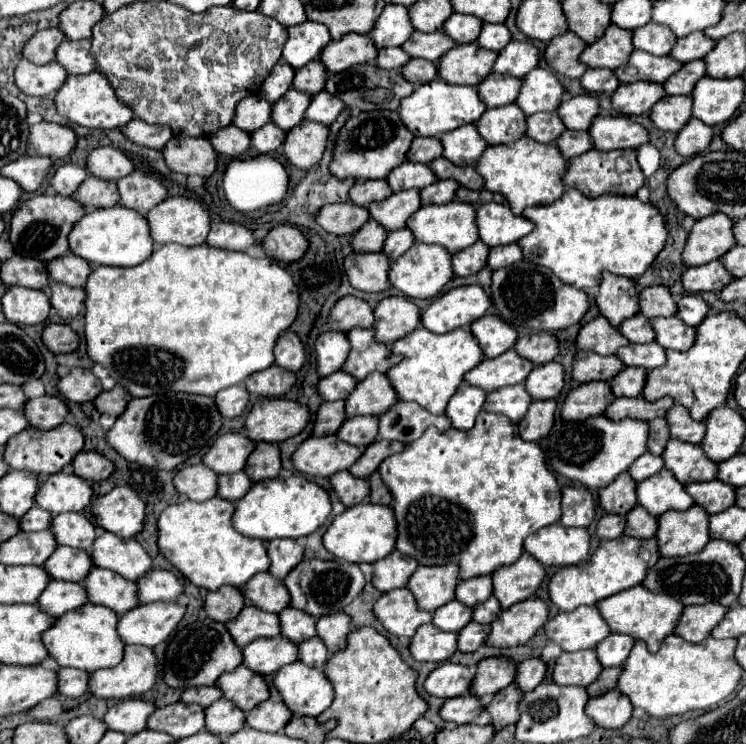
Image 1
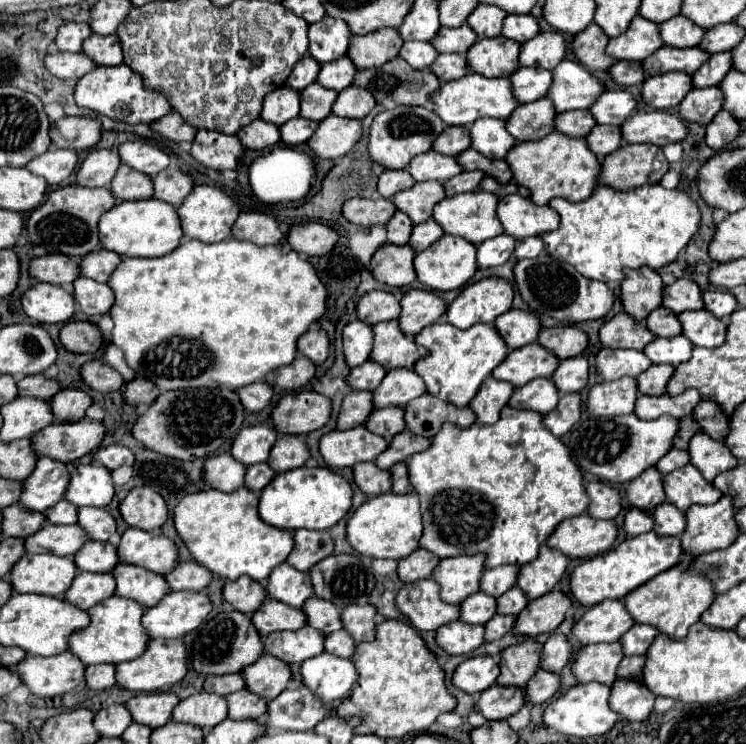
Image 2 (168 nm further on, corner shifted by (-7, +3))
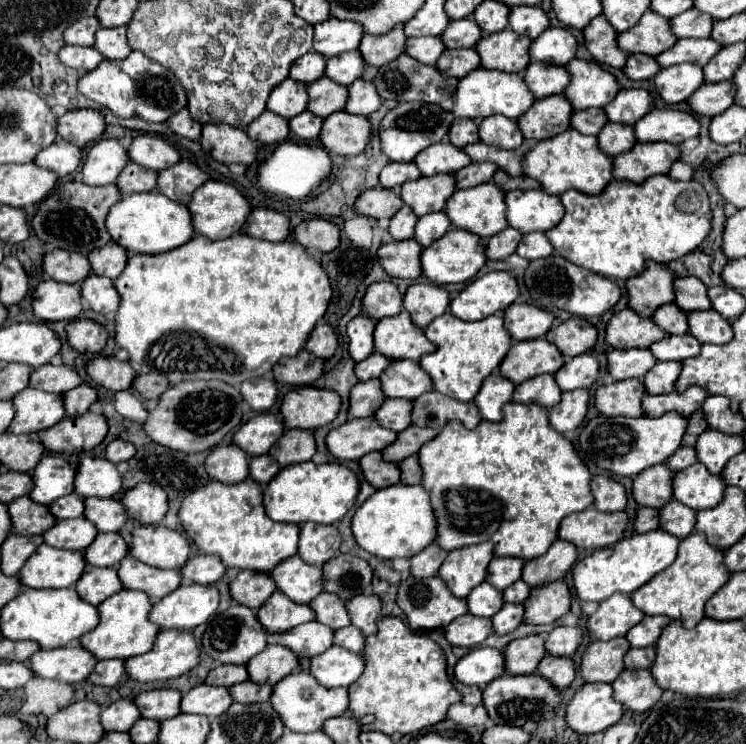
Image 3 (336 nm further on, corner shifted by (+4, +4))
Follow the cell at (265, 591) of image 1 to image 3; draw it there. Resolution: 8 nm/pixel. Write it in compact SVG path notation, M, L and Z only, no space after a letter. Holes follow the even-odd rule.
M300 556L280 562L270 576L276 588L296 604L308 604L316 594L322 592L322 568L304 564Z

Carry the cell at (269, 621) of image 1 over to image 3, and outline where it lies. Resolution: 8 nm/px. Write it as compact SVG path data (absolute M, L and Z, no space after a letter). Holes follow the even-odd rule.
M276 590L268 598L268 602L260 606L256 618L268 632L286 632L298 624L314 620L314 612L310 610L310 606L294 604L282 592Z

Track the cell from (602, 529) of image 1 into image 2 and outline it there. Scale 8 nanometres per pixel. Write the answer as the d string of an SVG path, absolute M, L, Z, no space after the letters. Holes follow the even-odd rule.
M631 509L627 515L625 515L625 523L623 523L623 529L627 531L627 535L635 537L635 535L641 535L641 533L647 533L653 529L653 517L647 513L647 511L641 511L641 509Z

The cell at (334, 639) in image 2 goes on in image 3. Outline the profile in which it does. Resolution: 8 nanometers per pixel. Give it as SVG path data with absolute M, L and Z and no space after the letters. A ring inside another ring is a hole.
M344 626L344 628L338 628L334 630L334 644L336 646L342 646L350 652L362 652L364 648L364 636L360 634L358 628L354 626Z

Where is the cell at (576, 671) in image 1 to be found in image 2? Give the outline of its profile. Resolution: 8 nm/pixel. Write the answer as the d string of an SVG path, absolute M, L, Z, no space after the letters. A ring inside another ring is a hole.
M621 643L585 645L573 661L573 673L579 683L597 681L603 685L613 685L617 679L617 665L623 657Z

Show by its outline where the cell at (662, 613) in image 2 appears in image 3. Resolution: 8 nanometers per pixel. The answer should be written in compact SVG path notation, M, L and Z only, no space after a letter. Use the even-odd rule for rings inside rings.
M692 532L680 542L680 552L676 564L668 572L660 572L656 580L650 580L630 596L632 604L648 616L668 616L670 620L680 620L684 628L694 628L704 618L706 600L728 580L728 570L722 564L722 550L712 548L700 532Z

